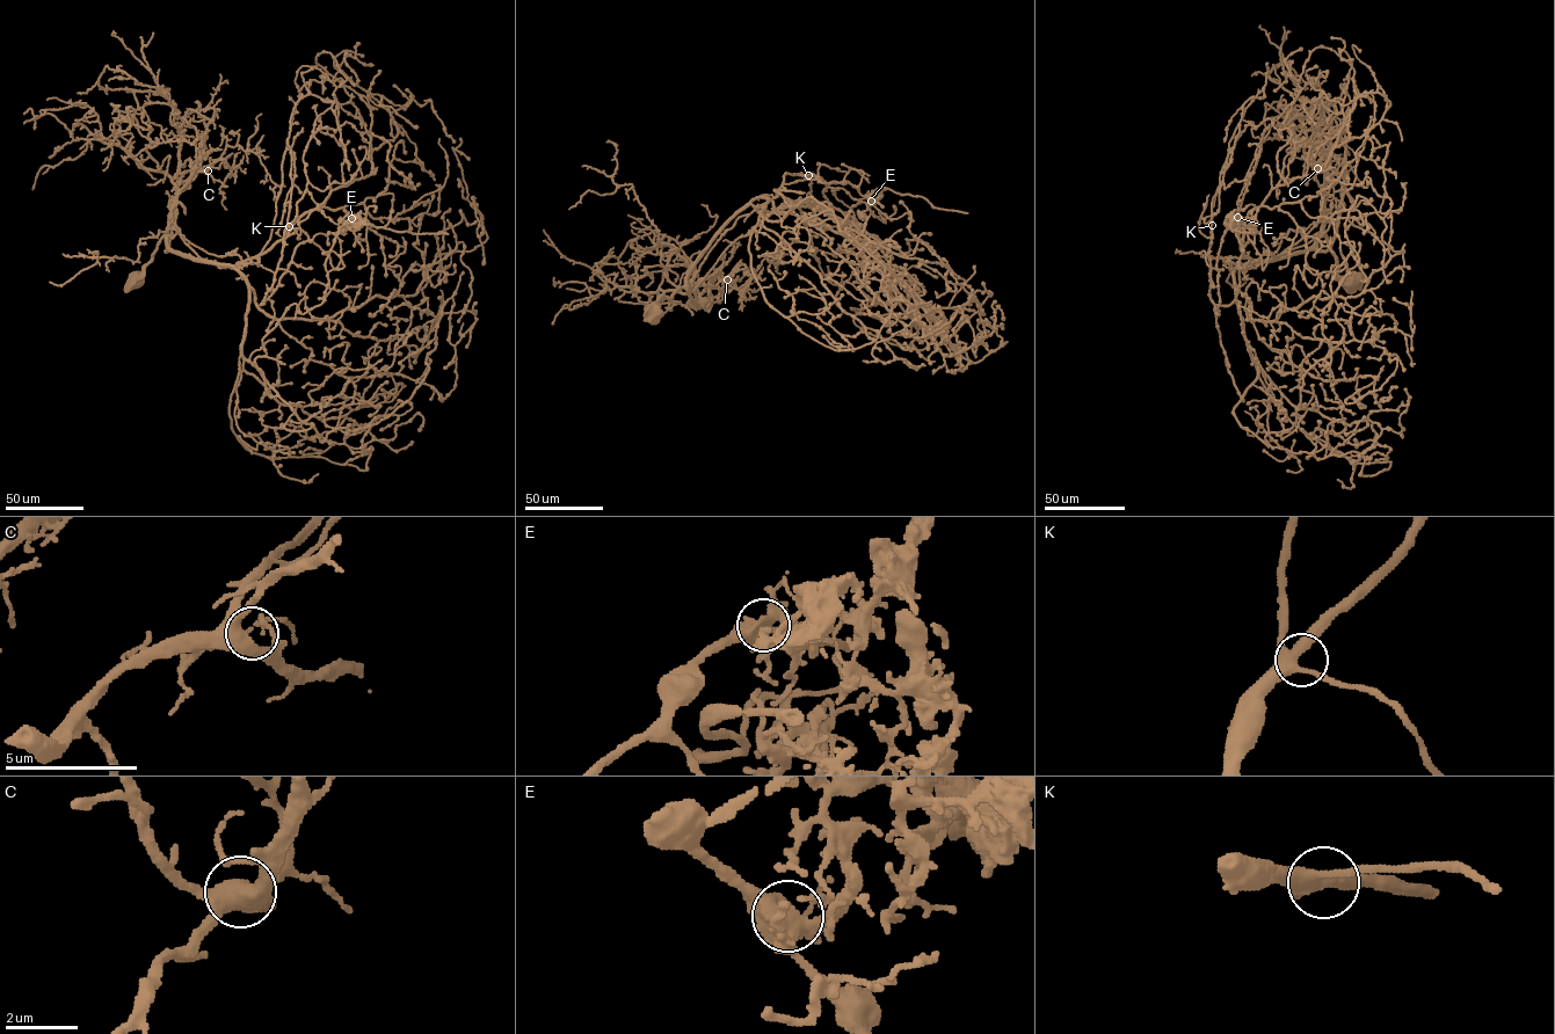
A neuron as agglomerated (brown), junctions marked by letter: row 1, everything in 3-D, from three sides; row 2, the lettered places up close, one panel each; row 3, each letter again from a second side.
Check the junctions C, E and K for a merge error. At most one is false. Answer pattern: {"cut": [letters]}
{"cut": ["E"]}

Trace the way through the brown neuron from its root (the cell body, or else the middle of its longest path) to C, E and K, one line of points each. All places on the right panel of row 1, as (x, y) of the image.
C: (1352, 282), (1346, 282), (1337, 274), (1336, 255), (1323, 234), (1324, 172), (1317, 168)
E: (1352, 282), (1324, 235), (1236, 269), (1257, 364), (1242, 399), (1214, 311), (1221, 239), (1237, 217)
K: (1352, 282), (1324, 235), (1241, 266), (1251, 261), (1243, 227), (1239, 292), (1218, 306), (1212, 225)

